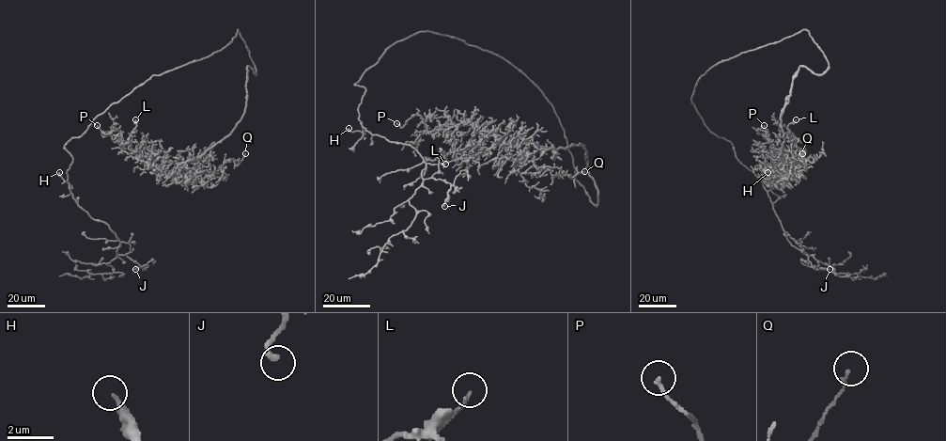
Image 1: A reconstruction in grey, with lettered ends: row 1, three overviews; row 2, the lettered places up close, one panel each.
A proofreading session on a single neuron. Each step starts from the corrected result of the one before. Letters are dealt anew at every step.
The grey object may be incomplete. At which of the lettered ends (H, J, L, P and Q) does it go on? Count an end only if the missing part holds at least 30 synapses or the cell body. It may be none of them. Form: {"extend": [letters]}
{"extend": []}

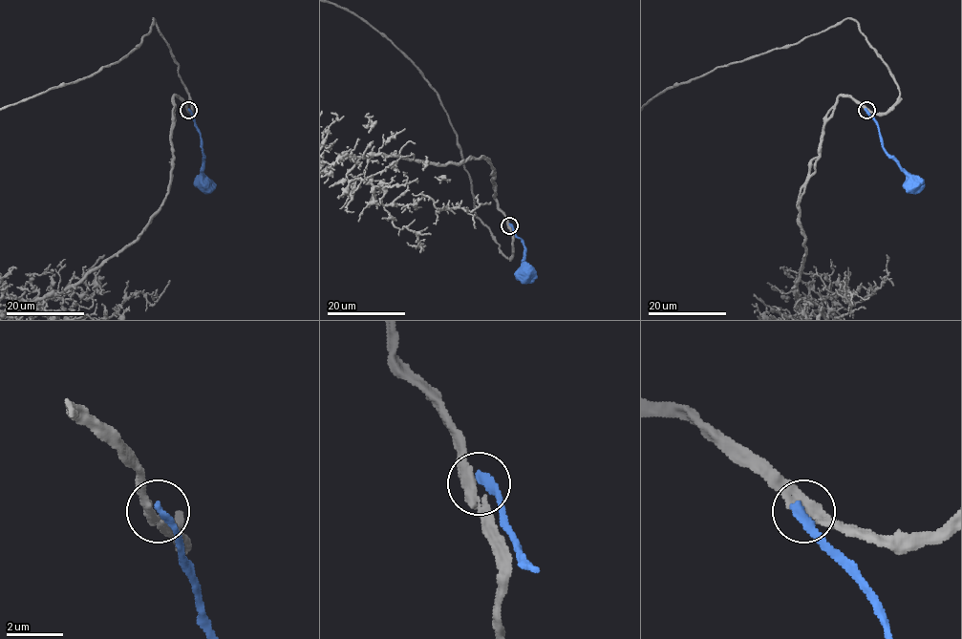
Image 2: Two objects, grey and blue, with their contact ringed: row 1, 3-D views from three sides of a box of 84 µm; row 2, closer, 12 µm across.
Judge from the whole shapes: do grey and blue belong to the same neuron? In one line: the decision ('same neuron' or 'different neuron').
different neuron

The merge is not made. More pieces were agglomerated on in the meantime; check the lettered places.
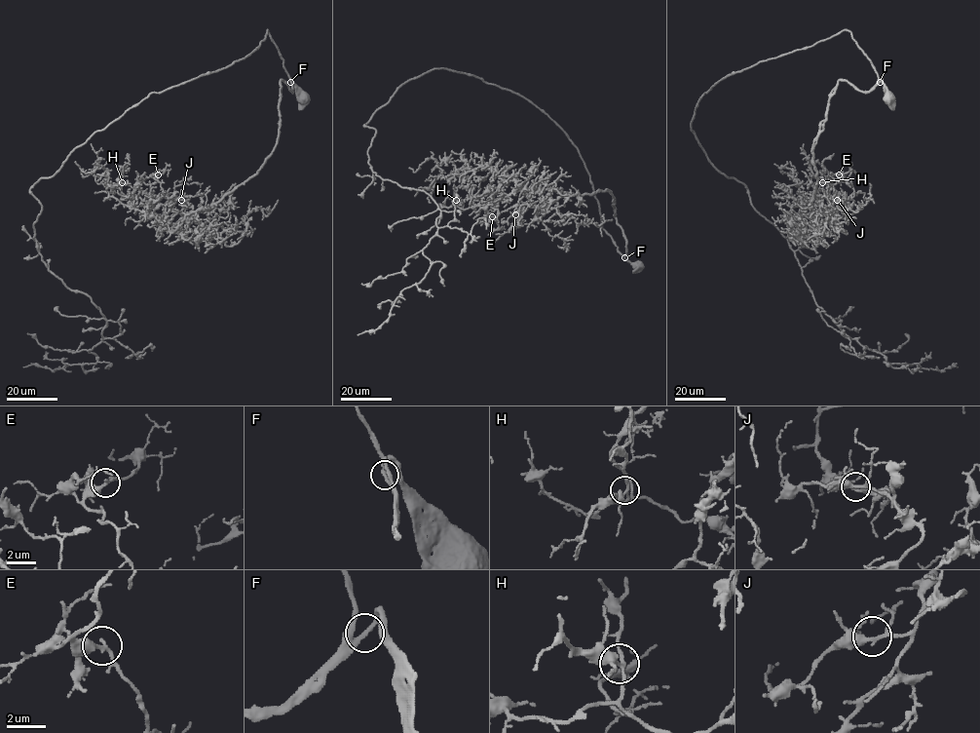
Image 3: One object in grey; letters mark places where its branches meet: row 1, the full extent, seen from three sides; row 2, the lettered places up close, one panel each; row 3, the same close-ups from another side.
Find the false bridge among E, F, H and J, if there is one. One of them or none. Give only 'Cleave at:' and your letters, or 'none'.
Cleave at: none

